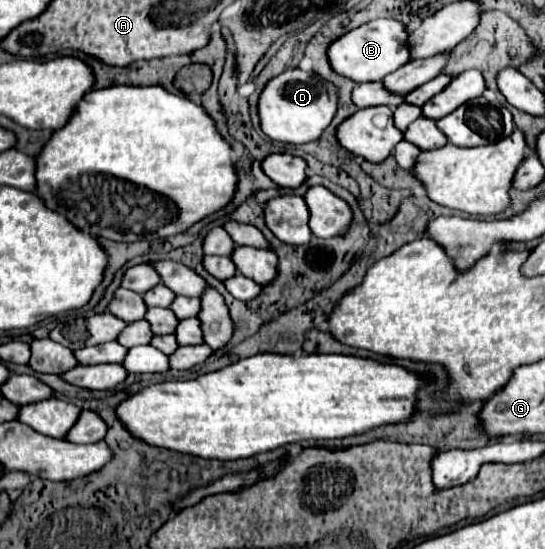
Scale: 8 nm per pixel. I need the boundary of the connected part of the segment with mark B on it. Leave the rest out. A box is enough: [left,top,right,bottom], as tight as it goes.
[329,20,411,82]

